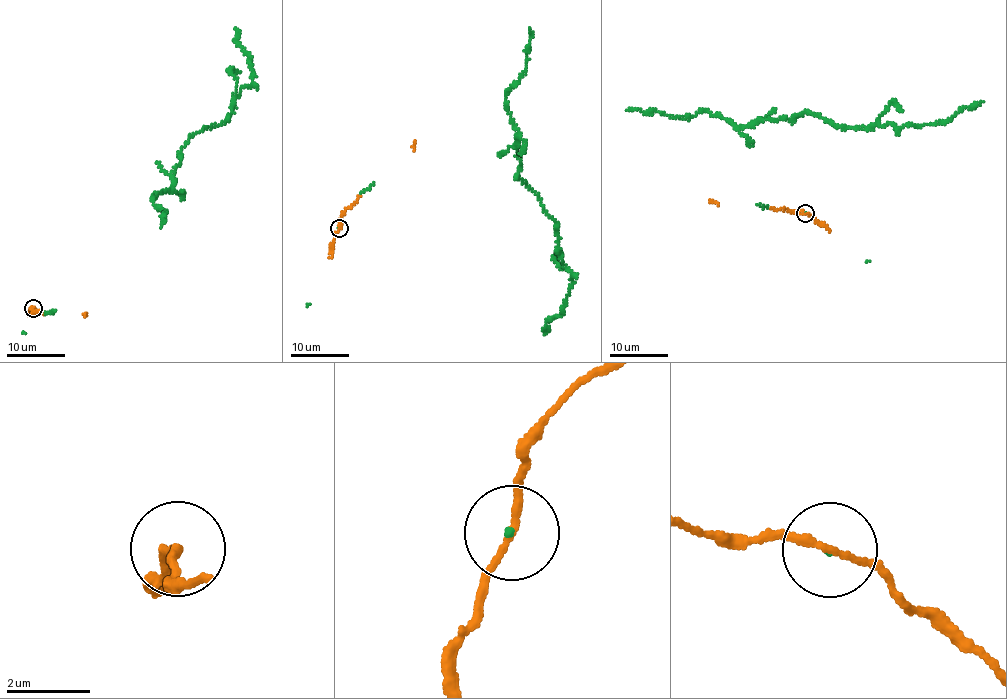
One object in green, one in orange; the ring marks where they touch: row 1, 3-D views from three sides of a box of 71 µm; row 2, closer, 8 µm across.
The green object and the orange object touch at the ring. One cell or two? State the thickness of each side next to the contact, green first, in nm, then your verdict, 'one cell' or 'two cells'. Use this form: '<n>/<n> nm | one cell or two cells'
60/170 nm | one cell

